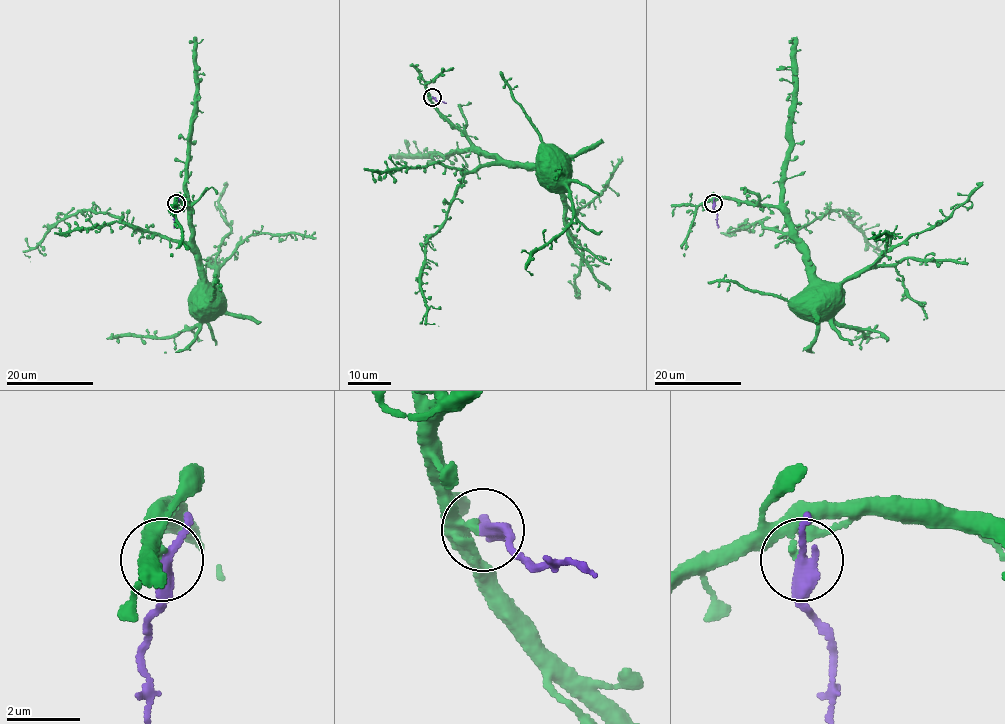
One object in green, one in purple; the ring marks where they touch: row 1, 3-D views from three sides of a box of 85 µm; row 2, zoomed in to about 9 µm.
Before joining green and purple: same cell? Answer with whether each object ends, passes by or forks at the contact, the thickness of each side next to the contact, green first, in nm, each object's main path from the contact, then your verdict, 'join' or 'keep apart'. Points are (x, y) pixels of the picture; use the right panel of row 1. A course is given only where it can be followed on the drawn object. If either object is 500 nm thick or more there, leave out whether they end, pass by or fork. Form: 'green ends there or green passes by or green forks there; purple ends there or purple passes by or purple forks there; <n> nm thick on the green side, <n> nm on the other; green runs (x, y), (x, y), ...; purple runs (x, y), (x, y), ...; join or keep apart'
green ends there; purple passes by; 200 nm thick on the green side, 320 nm on the other; green runs (713, 203), (721, 198), (733, 198), (773, 206), (782, 212), (790, 237), (803, 255), (812, 293); purple runs (713, 203), (719, 227); keep apart

